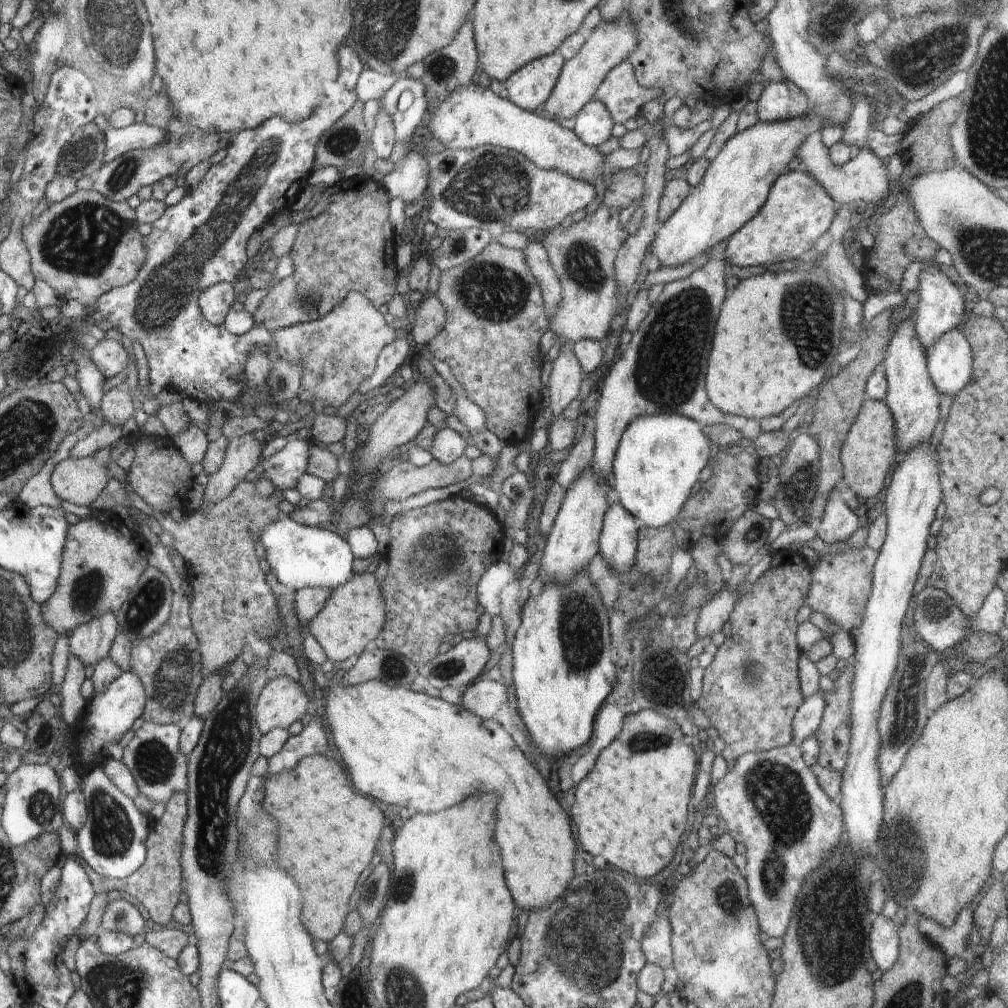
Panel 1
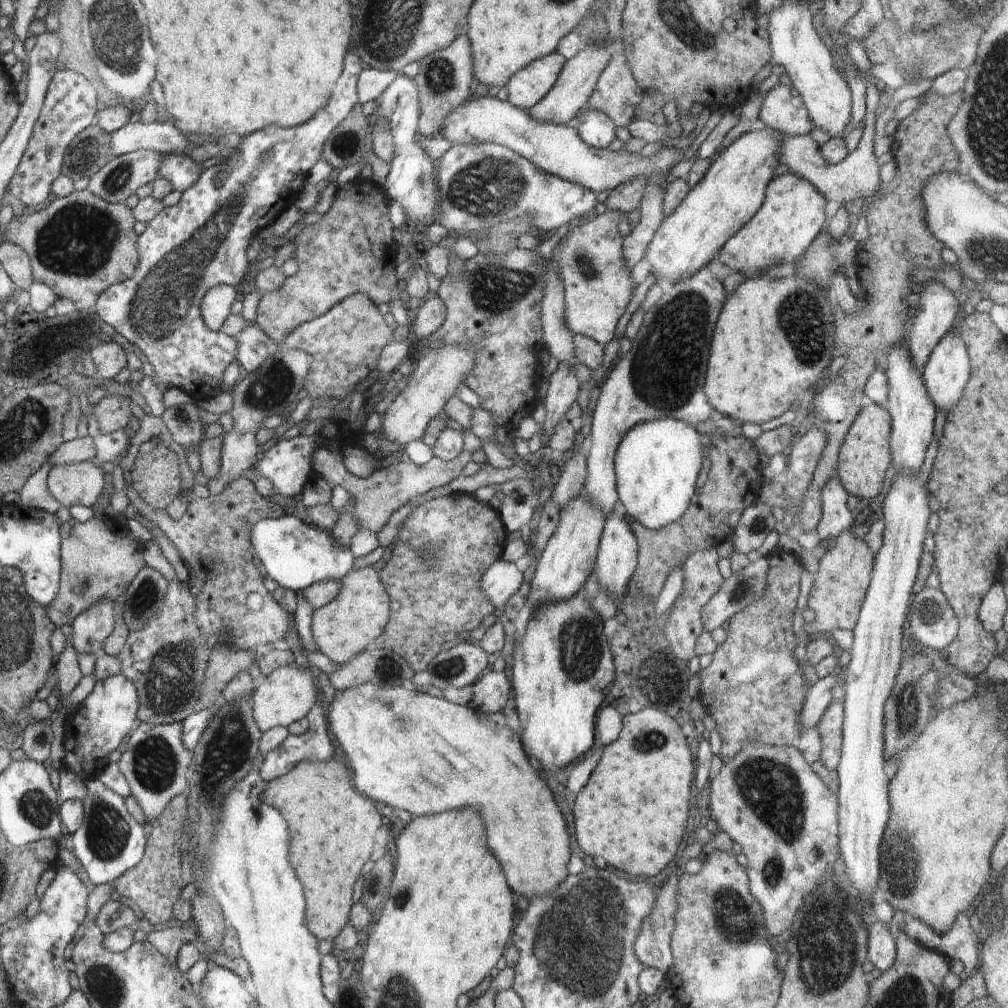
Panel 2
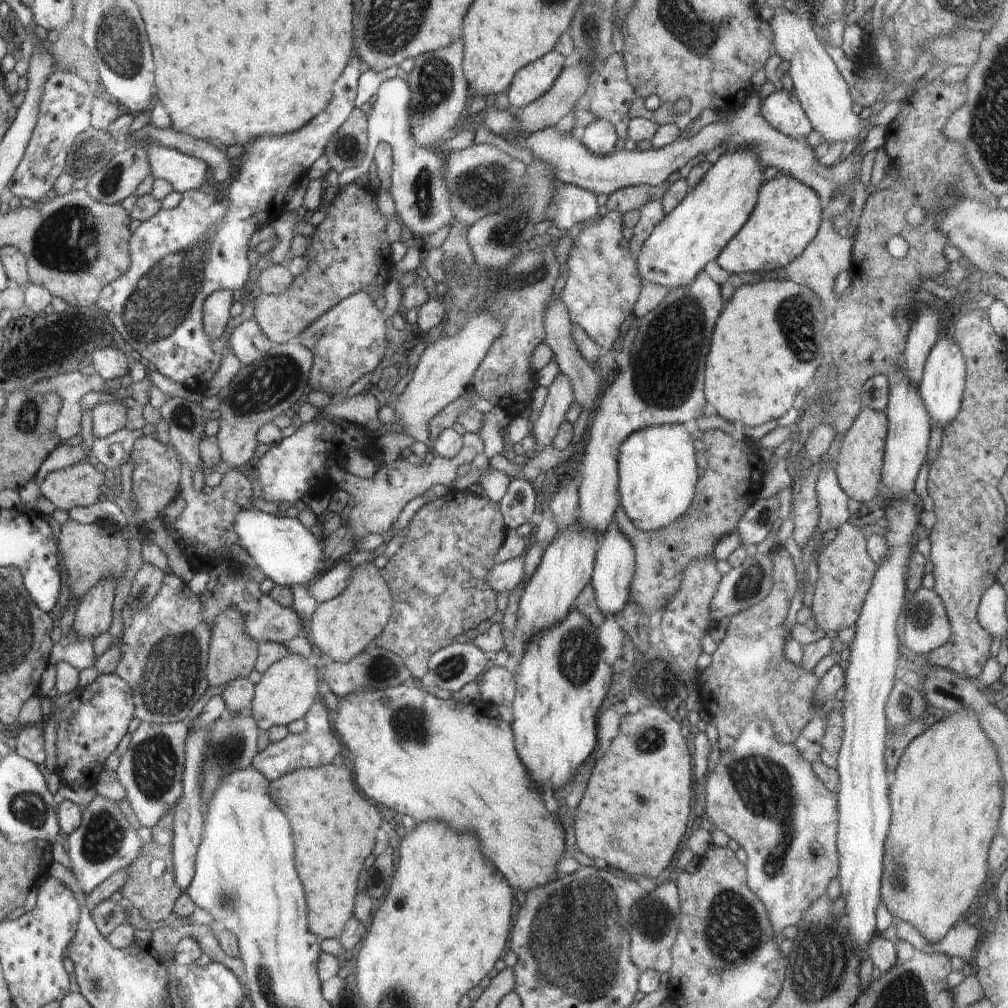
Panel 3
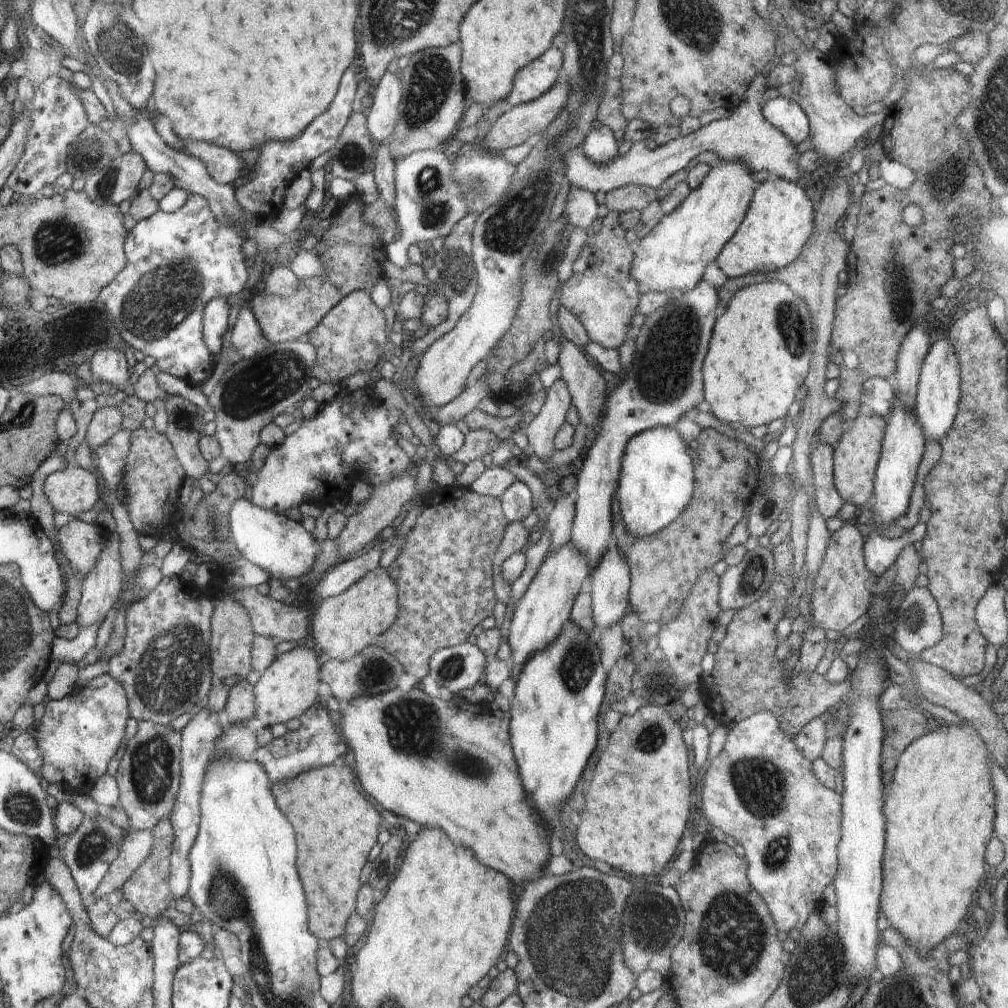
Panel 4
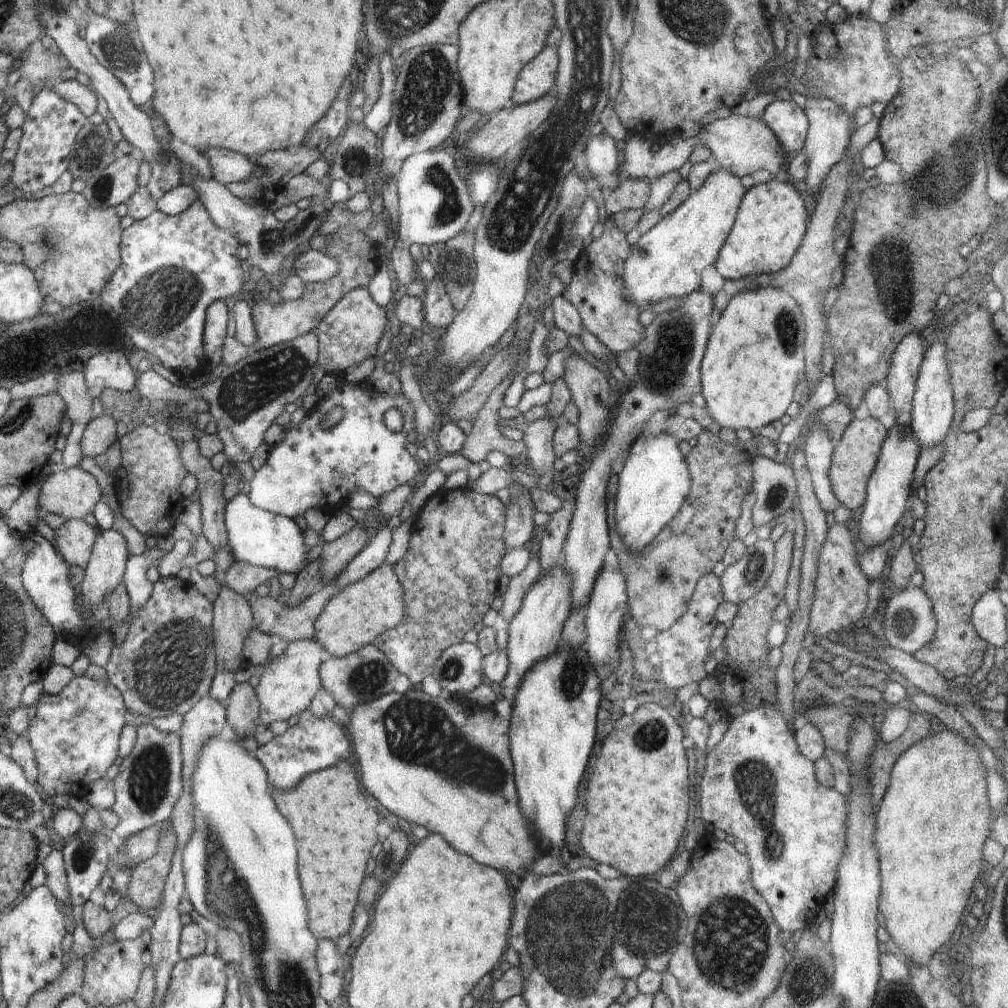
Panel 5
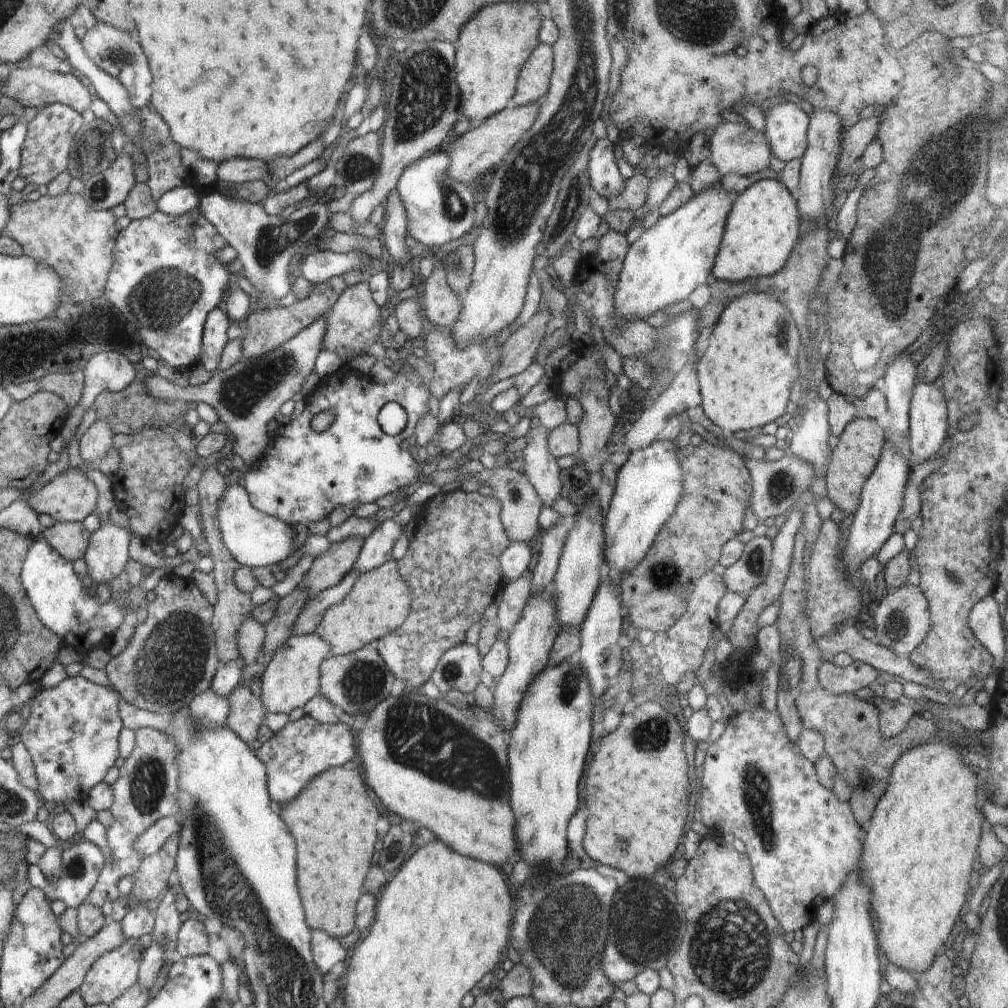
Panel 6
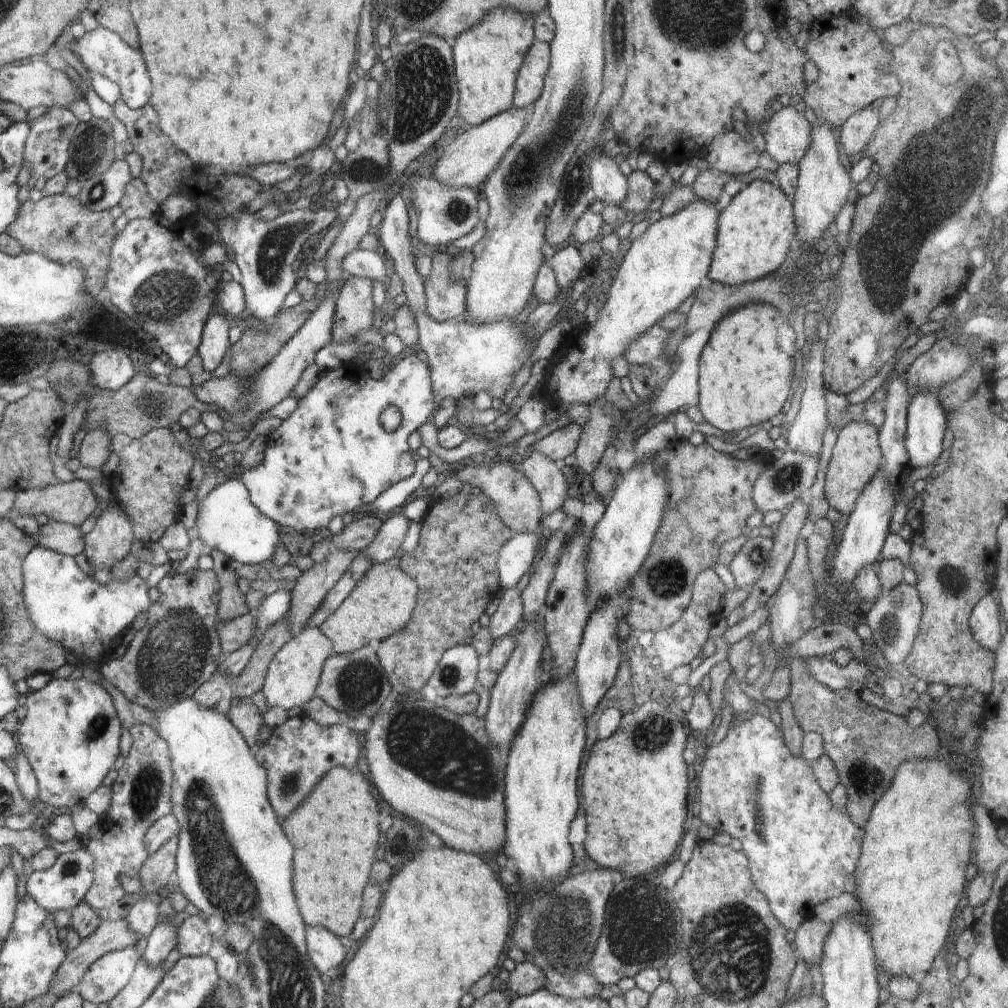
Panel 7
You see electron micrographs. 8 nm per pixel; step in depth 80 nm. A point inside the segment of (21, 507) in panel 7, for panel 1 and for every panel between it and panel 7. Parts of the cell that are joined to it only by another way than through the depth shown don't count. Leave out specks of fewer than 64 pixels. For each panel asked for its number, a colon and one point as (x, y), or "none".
1: (79, 480)
2: (81, 483)
3: (79, 485)
4: (73, 489)
5: (71, 492)
6: (69, 497)

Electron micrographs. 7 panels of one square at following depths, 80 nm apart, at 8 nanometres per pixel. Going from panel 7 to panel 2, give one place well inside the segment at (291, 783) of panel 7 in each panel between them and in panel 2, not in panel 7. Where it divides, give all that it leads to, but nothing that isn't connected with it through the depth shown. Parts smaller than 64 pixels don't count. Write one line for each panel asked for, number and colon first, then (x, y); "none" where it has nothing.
2: (314, 745)
3: (316, 745)
4: (315, 744)
5: (313, 744)
6: (303, 749)

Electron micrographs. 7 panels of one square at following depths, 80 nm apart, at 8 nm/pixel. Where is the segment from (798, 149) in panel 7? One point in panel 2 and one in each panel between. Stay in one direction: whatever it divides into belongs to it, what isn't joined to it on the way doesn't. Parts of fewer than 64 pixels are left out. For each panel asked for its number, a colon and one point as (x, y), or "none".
2: (783, 110)
3: (782, 109)
4: (785, 114)
5: (789, 123)
6: (786, 126)

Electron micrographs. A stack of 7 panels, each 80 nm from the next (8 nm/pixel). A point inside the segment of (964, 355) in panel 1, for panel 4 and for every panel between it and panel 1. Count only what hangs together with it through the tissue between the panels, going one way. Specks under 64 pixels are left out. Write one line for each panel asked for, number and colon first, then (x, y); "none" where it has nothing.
2: (947, 371)
3: (942, 384)
4: (938, 392)

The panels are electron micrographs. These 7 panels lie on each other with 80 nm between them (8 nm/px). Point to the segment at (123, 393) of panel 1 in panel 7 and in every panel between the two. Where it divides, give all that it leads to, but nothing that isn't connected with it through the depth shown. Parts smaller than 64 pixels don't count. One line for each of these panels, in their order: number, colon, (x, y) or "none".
2: (113, 412)
3: (108, 416)
4: (106, 421)
5: (102, 431)
6: (94, 443)
7: (95, 448)

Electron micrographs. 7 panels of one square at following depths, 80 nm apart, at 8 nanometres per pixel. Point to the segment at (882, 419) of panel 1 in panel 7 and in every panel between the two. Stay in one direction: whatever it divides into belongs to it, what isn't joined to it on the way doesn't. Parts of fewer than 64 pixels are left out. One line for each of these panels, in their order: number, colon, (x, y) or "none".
2: (864, 458)
3: (858, 462)
4: (855, 456)
5: (853, 460)
6: (851, 462)
7: (856, 457)

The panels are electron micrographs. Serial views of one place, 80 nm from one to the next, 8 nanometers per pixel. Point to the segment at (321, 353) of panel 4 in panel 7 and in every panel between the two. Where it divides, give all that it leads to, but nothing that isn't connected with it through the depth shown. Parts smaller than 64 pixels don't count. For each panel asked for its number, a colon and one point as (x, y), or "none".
5: (348, 334)
6: (353, 323)
7: (354, 311)

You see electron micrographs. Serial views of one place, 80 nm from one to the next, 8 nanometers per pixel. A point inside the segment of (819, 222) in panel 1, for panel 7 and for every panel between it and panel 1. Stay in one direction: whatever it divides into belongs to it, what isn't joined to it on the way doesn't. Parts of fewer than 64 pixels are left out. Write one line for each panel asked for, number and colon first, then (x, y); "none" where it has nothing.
2: (792, 215)
3: (787, 215)
4: (781, 217)
5: (772, 219)
6: (764, 223)
7: (755, 230)

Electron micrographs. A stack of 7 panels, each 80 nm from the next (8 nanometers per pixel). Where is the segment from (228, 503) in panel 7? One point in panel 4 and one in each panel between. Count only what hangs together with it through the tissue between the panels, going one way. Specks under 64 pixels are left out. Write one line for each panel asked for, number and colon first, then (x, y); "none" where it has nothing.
4: (270, 540)
5: (261, 538)
6: (254, 538)

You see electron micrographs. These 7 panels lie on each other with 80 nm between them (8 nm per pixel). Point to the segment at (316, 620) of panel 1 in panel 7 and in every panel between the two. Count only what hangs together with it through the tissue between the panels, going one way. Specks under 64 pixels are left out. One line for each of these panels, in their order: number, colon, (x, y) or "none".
2: (357, 615)
3: (341, 628)
4: (343, 625)
5: (353, 617)
6: (378, 602)
7: (383, 600)

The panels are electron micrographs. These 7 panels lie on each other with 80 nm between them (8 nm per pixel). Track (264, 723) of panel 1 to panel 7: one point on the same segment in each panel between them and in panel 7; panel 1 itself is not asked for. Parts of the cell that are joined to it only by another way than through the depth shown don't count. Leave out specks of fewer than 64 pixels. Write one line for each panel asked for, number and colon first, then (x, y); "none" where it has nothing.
2: (288, 694)
3: (286, 691)
4: (289, 686)
5: (287, 685)
6: (290, 680)
7: (292, 676)

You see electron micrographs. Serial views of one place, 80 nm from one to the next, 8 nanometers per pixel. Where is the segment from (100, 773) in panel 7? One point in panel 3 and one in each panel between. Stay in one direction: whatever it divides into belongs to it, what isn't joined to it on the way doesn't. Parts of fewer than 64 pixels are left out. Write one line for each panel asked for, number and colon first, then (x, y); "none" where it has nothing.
3: (89, 729)
4: (78, 735)
5: (74, 735)
6: (72, 732)

